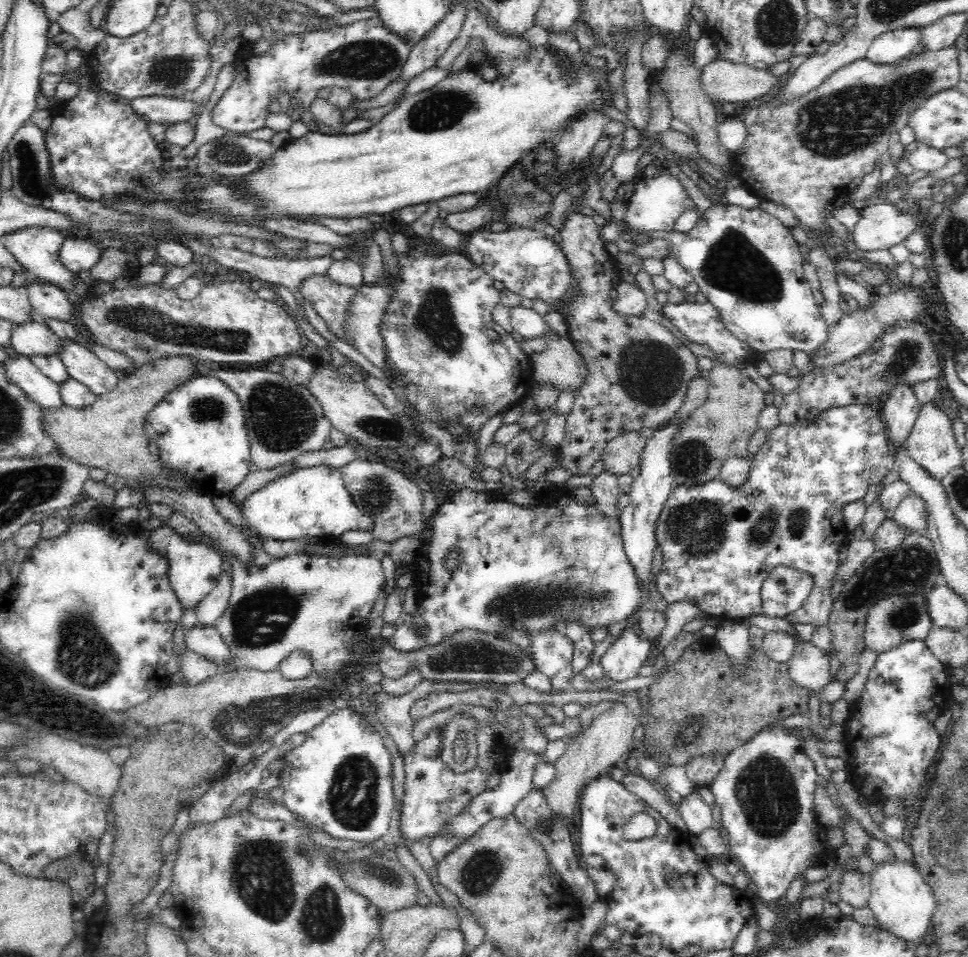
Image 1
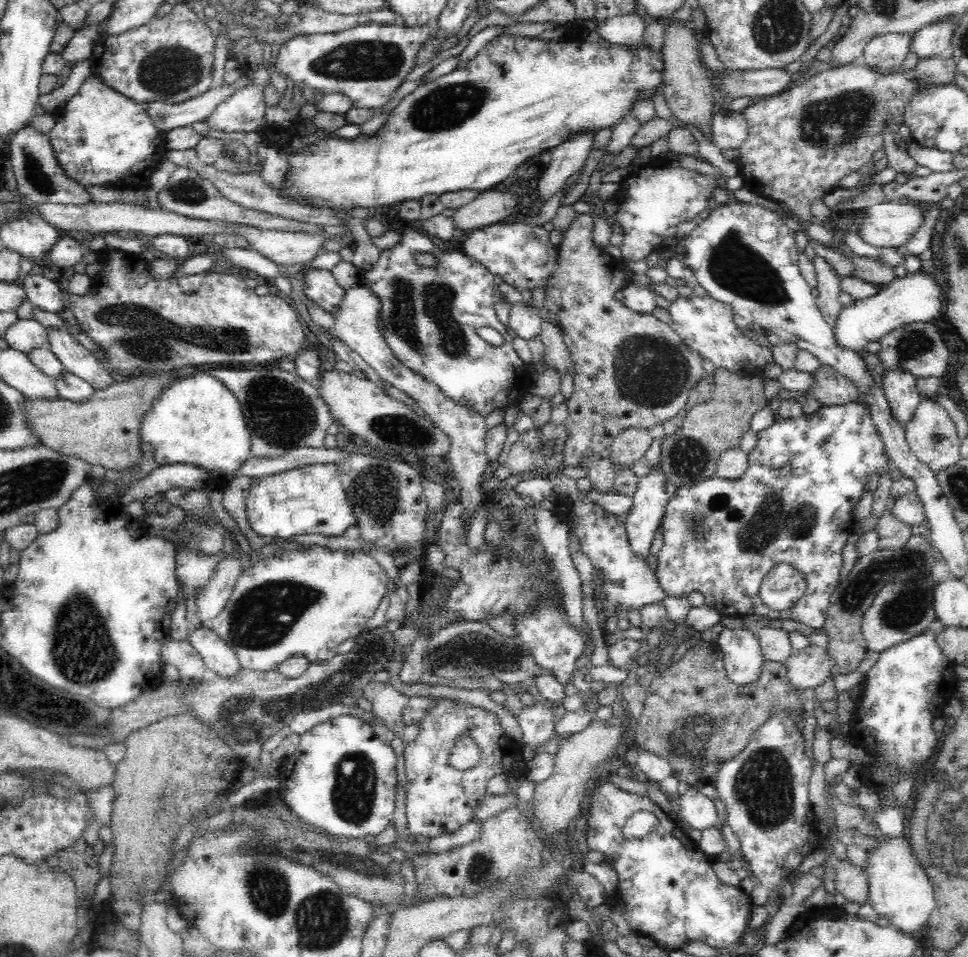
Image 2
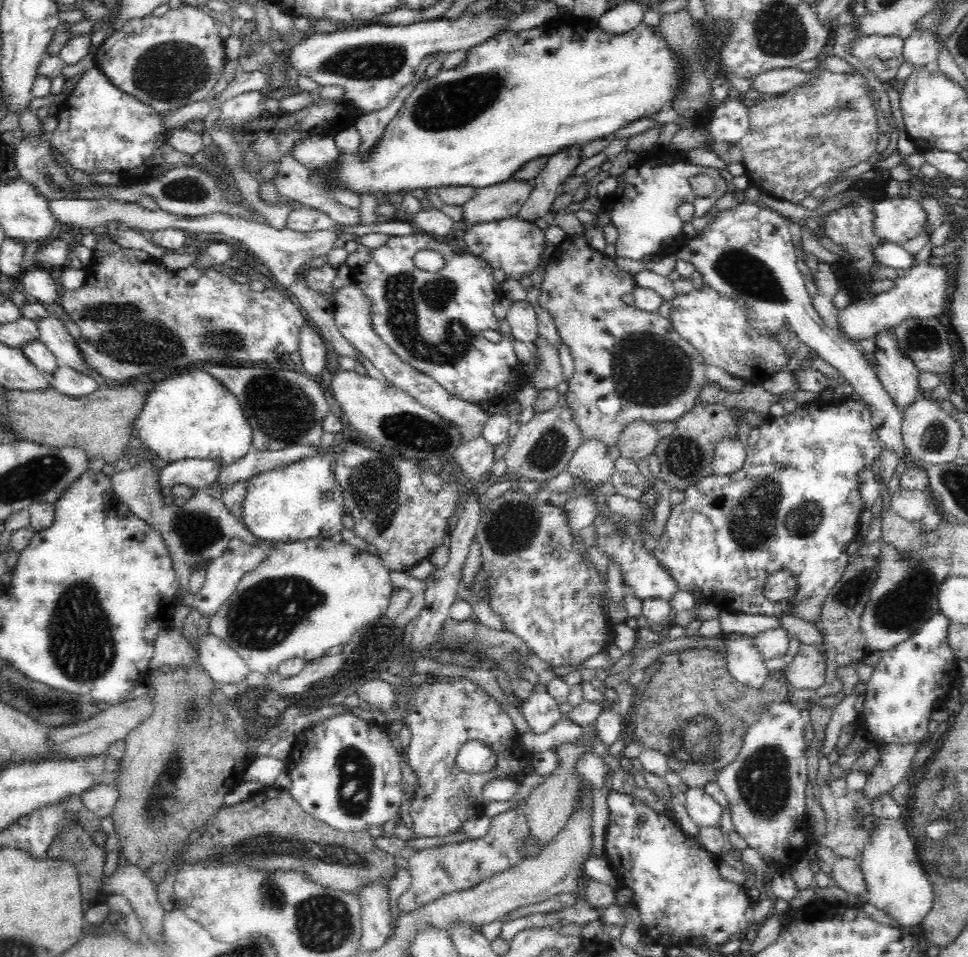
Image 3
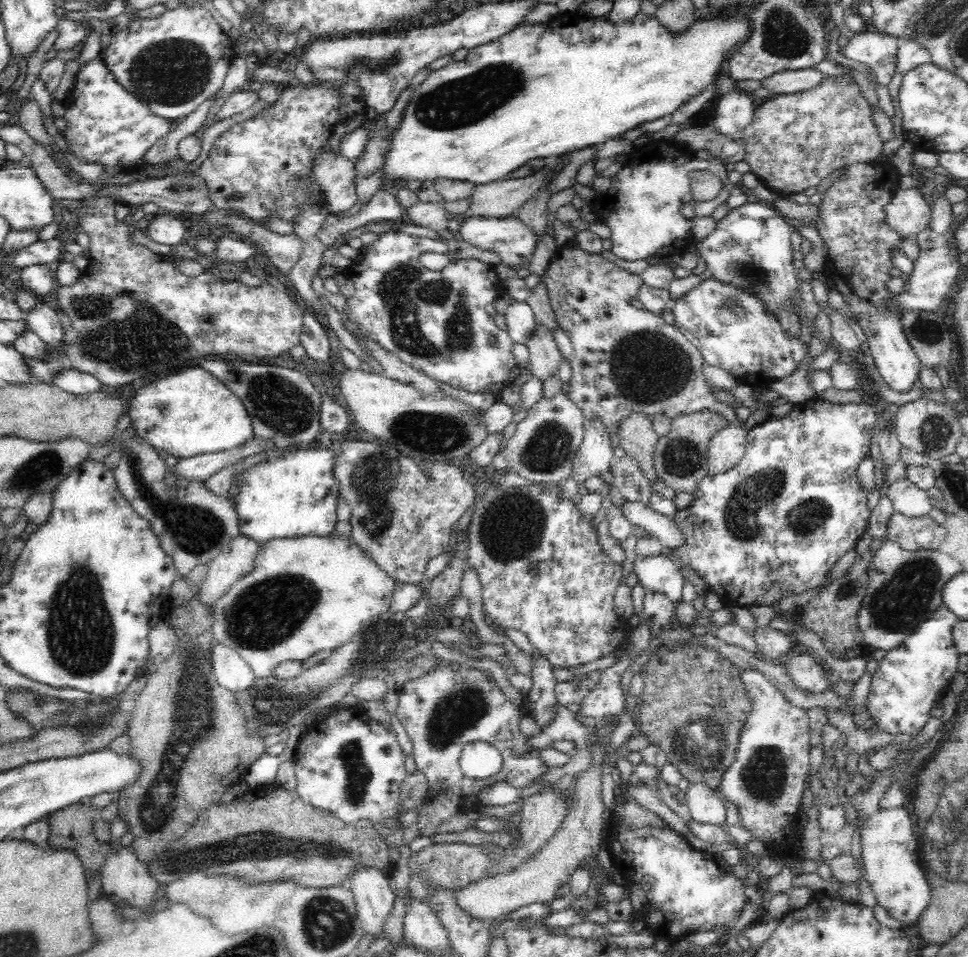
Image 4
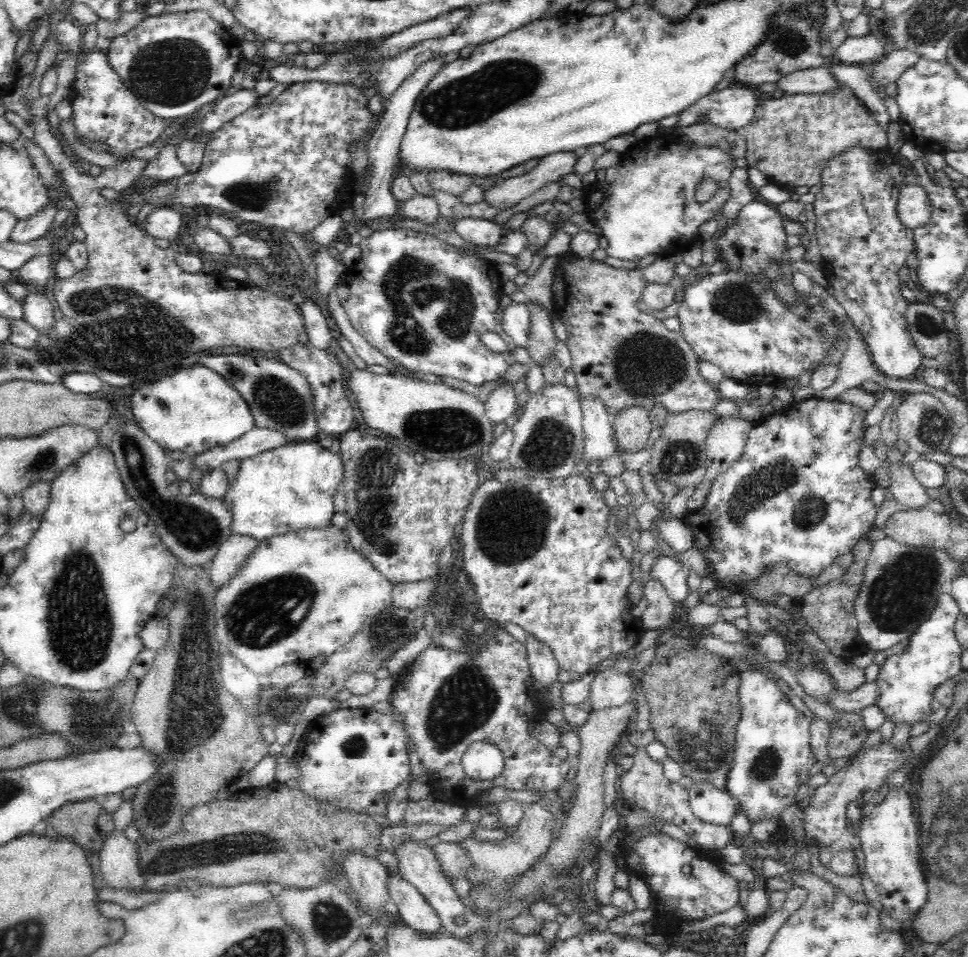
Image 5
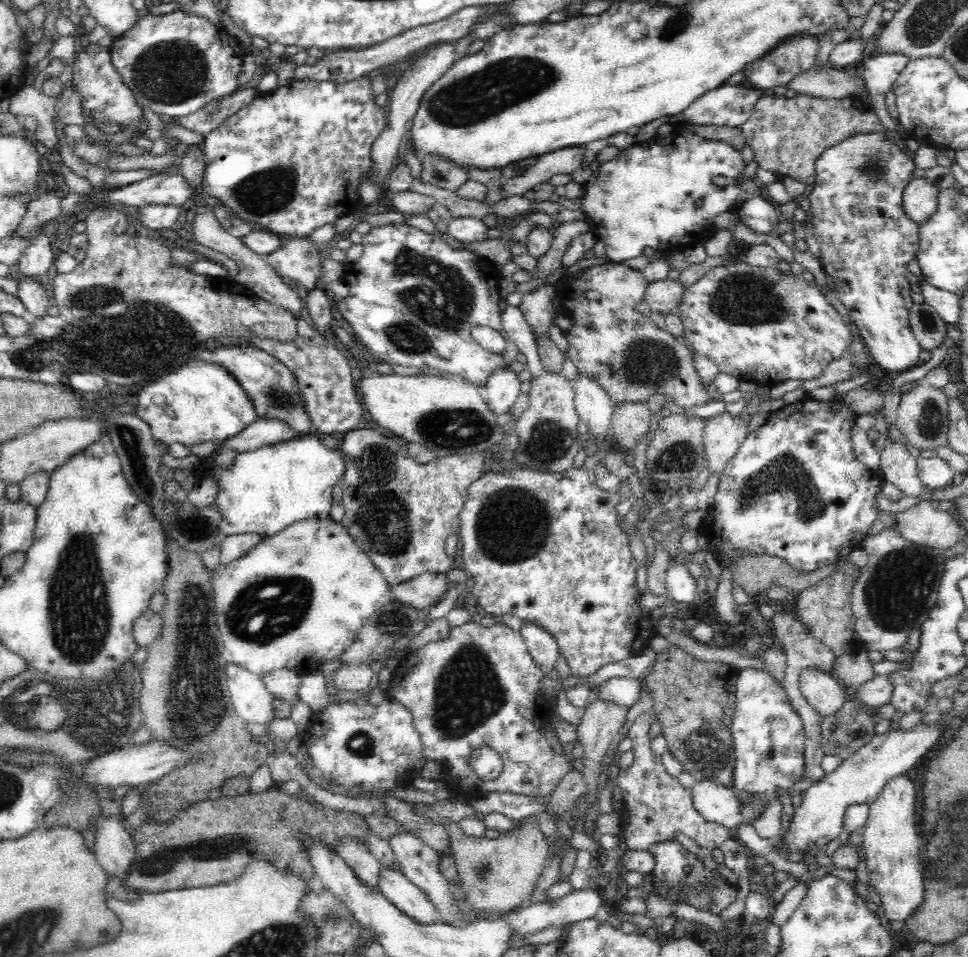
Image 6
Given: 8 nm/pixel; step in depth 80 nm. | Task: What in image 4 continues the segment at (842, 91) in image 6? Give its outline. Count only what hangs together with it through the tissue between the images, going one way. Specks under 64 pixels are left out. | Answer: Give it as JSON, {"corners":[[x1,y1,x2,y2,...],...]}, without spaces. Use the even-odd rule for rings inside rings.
{"corners":[[812,67,802,70,785,70,777,72,776,75,768,79,760,80,760,87,770,91,771,96,776,94,794,94,800,90,808,90,820,84,824,80,822,73,812,69]]}

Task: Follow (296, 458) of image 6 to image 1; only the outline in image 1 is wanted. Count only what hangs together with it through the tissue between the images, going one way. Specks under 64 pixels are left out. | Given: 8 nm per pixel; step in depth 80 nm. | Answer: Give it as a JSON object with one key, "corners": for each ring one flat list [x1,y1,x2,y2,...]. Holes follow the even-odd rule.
{"corners":[[318,465,303,467,282,476,274,482,266,484,257,492,246,497,241,508,243,518,250,528,274,540,298,540,298,538,319,537,323,539,339,540,348,530,370,531,373,527,373,518,367,516,351,499,346,489,341,472,331,466]]}

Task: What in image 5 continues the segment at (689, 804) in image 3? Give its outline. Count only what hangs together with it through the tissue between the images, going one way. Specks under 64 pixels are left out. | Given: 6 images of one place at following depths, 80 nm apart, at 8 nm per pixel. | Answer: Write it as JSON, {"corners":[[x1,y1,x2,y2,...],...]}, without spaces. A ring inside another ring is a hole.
{"corners":[[706,781,693,783,688,795,693,816,709,824,729,827,734,814,741,811,725,788,716,788]]}

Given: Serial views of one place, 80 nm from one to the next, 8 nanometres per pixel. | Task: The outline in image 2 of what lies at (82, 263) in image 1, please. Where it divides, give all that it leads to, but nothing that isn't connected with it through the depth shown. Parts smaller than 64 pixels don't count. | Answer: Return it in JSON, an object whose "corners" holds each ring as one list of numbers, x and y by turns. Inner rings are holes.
{"corners":[[63,234,50,249,48,262,60,268,70,268,76,264,86,263,85,258,94,253,88,242,78,242,78,234]]}

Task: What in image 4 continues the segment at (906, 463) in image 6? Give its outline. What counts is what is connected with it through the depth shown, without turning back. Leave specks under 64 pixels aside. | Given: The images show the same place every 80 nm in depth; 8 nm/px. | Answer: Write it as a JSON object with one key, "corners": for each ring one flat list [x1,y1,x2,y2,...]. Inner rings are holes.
{"corners":[[906,478,896,484,888,485,888,498,892,503,892,510,908,518,926,516,931,510,926,491,917,488]]}

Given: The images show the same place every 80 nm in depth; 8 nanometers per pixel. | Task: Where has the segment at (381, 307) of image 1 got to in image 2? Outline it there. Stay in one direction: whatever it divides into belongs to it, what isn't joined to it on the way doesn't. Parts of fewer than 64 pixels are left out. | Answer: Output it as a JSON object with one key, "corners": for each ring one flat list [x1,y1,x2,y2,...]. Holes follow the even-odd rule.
{"corners":[[362,286,347,289,335,318,334,332,340,341,356,352,379,375,383,382,407,394,408,397,412,397,427,417,449,436,450,448,447,458,454,469,454,478,462,487,461,505,465,506,465,512,472,514,474,508,478,508,478,502,483,500,484,495,479,492,478,483,482,482,489,469,486,466,488,459,486,459,485,451,485,418,471,412,465,406,449,400,432,382,418,376,397,360,387,346,378,326,380,309,379,298,371,290]]}

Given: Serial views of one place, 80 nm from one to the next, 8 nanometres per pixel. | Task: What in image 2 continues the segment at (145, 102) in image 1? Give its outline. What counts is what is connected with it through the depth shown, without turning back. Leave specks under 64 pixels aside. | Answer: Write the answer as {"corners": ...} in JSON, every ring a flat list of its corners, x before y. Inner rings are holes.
{"corners":[[244,72,241,77,232,85,228,86,215,86,214,88,209,88,206,92,202,93,202,96,195,96,192,99,184,100,178,104,170,104,170,103,145,103,145,108,148,109,149,117,153,120,154,126,160,131,166,132,178,127,184,127,194,122,198,122,198,120,203,121,204,118,207,118,212,114,212,110,220,104,220,102,226,100,234,90,238,90,240,86,244,86,244,84,248,84,248,79,244,77]]}

